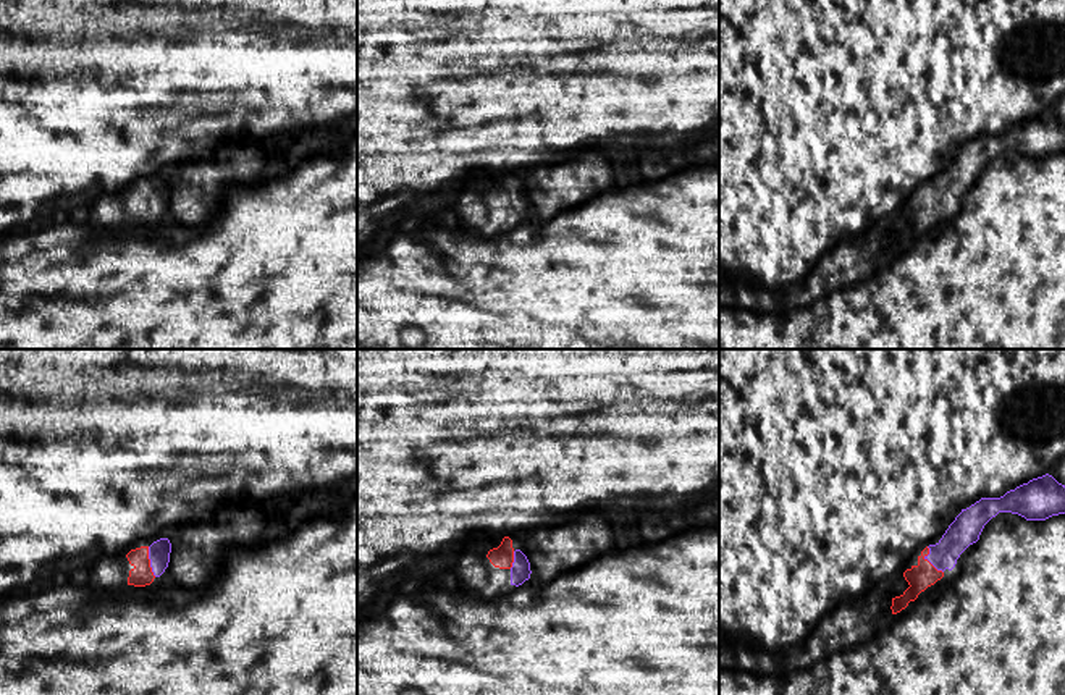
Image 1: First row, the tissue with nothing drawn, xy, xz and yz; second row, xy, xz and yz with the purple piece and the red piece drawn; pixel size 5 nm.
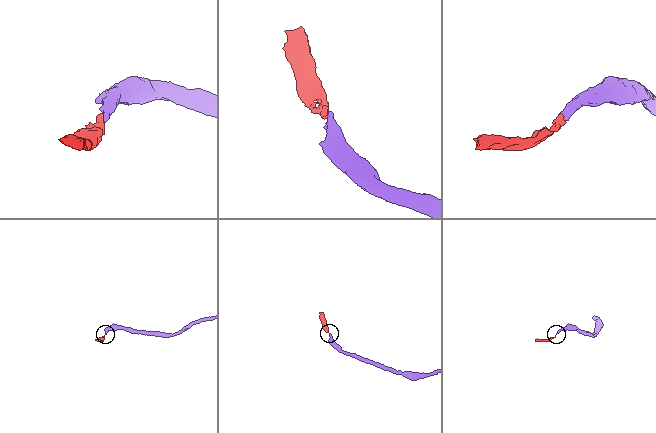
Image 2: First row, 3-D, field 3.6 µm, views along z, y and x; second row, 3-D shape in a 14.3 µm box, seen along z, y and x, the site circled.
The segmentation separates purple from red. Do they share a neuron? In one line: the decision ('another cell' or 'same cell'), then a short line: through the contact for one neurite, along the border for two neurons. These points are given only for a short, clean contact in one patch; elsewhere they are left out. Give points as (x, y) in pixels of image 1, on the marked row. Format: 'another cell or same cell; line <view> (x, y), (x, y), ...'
same cell; line yz (967, 527), (930, 561), (930, 569), (925, 574)

